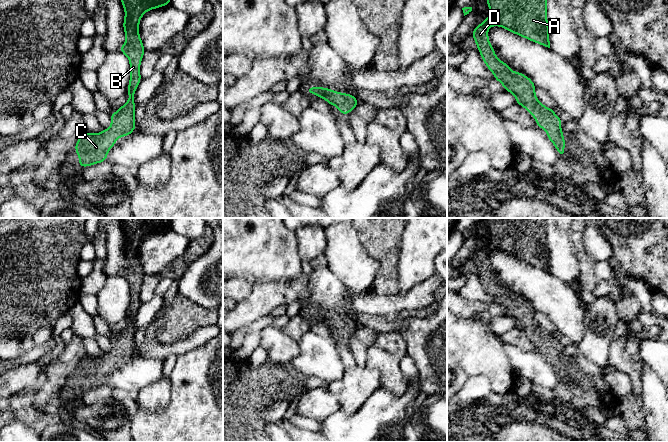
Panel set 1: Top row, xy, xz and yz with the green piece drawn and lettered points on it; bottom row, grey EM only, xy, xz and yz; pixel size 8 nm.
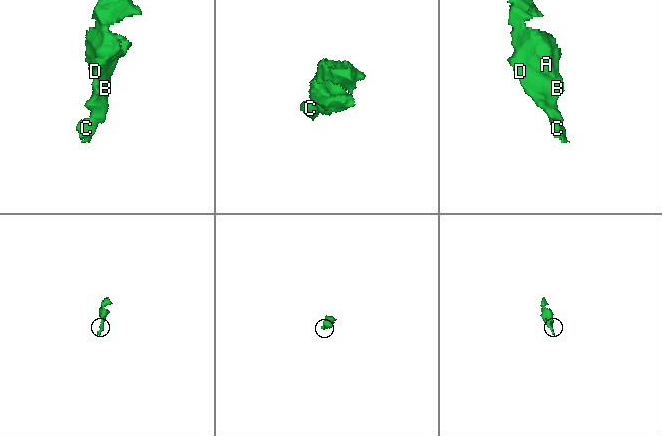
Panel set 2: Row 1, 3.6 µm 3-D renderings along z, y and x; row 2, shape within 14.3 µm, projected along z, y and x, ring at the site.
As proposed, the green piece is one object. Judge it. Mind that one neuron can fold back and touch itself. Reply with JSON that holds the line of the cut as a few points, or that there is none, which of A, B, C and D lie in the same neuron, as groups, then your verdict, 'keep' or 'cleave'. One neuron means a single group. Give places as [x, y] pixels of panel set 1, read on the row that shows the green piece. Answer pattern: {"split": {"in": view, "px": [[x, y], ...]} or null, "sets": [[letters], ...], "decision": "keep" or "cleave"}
{"split": null, "sets": [["A", "B", "C", "D"]], "decision": "keep"}

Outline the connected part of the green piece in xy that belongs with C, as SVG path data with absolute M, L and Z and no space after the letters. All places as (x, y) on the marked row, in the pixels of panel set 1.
M121 0L125 10L123 28L126 42L119 51L124 53L130 62L130 82L126 93L130 98L115 113L110 115L111 126L98 134L83 133L75 144L79 156L79 166L88 167L100 162L106 162L107 153L114 146L119 136L130 135L136 127L134 113L134 93L141 81L140 63L145 49L139 36L141 17L151 9L170 4L171 0Z

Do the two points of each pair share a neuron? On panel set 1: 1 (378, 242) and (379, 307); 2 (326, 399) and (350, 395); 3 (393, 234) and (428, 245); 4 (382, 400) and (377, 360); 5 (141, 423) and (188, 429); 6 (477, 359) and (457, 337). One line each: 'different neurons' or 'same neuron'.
1: different neurons
2: different neurons
3: different neurons
4: different neurons
5: same neuron
6: same neuron

